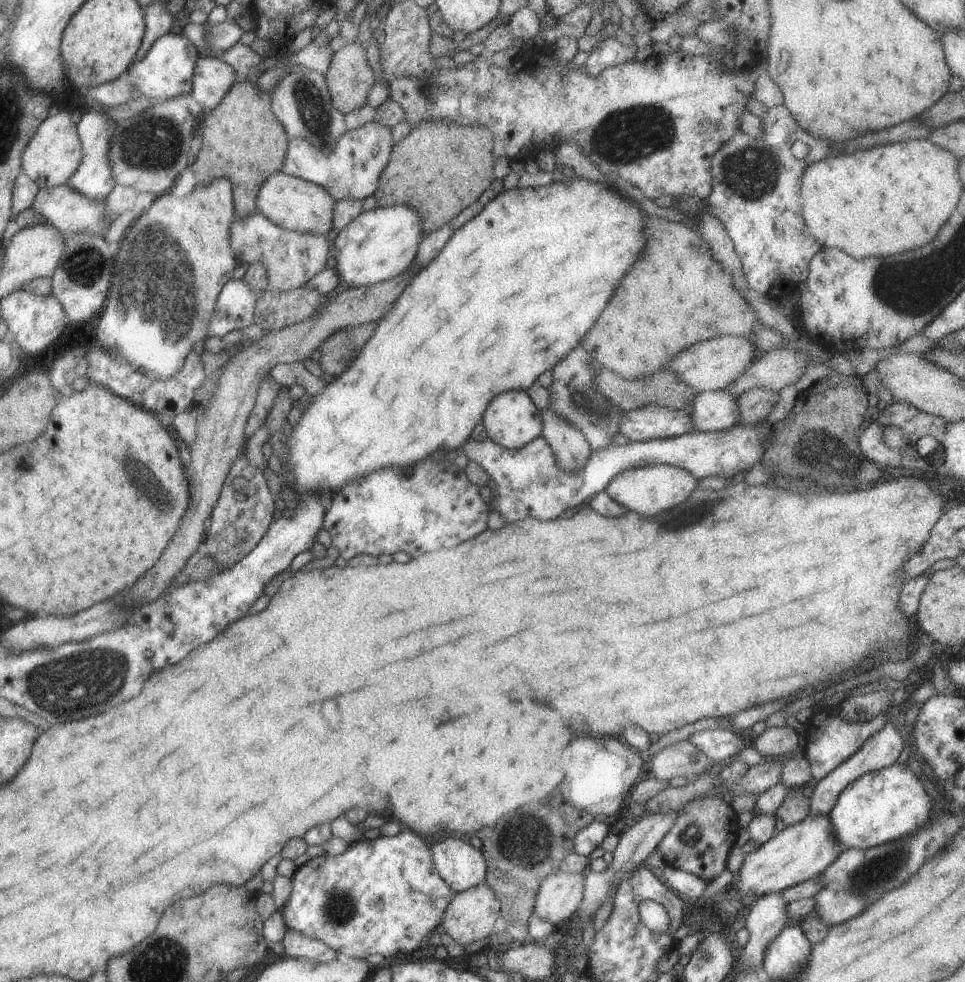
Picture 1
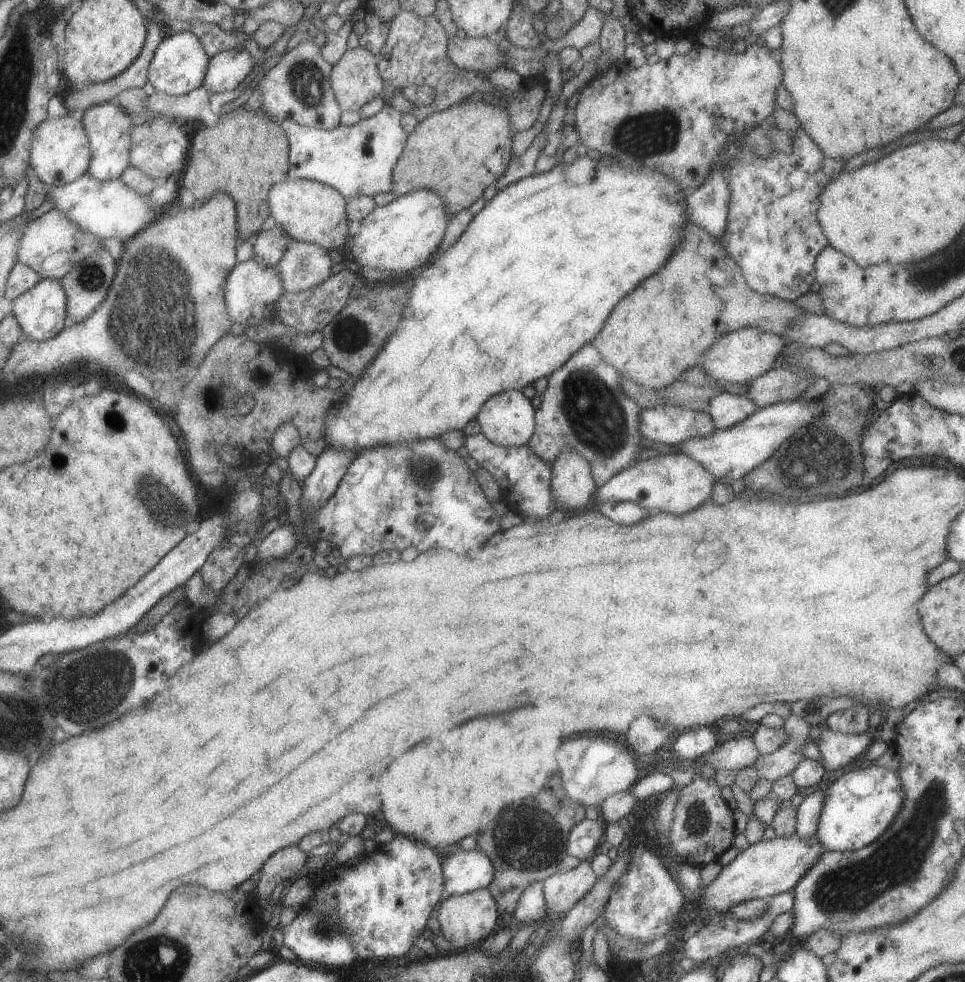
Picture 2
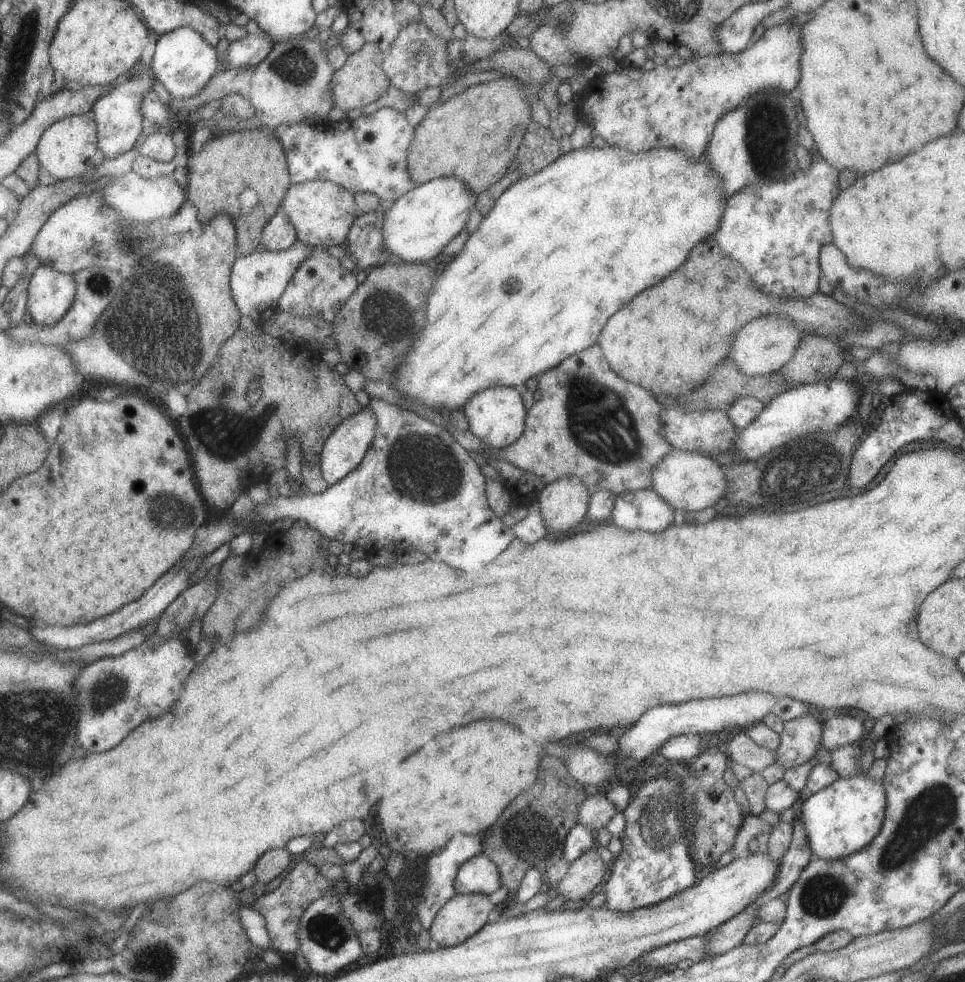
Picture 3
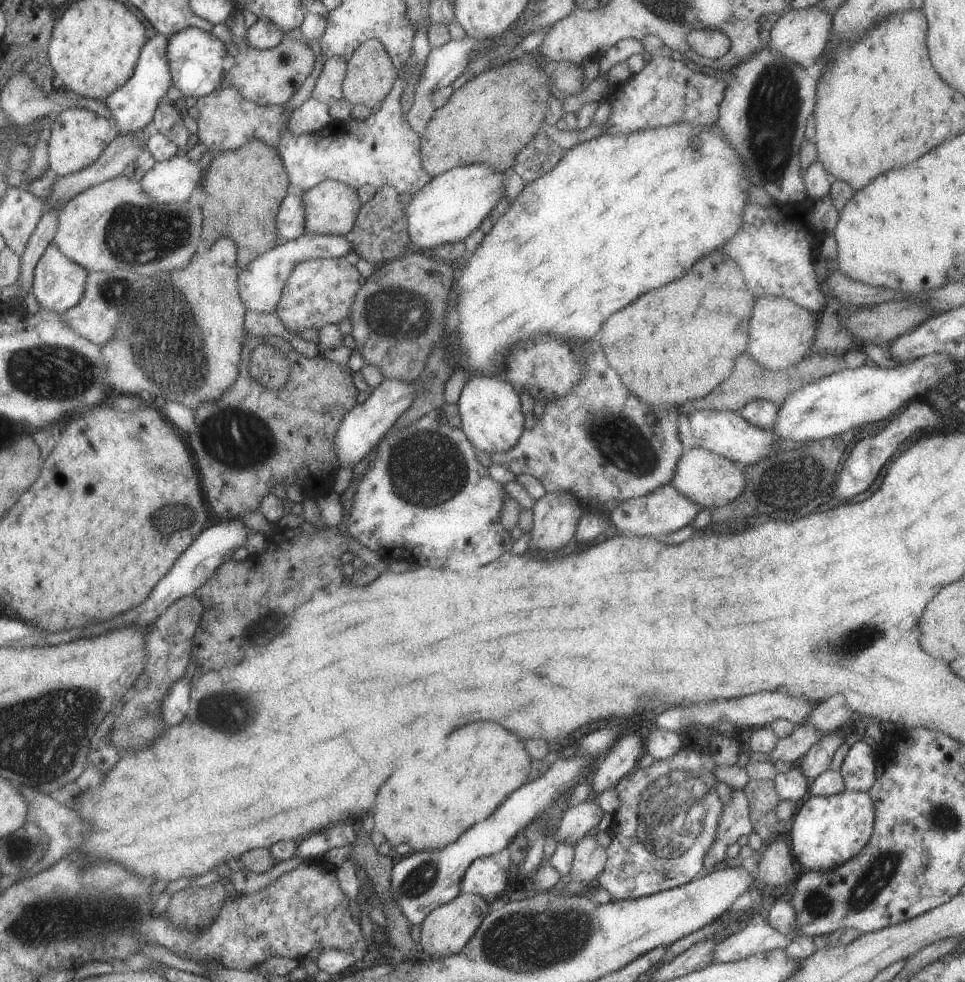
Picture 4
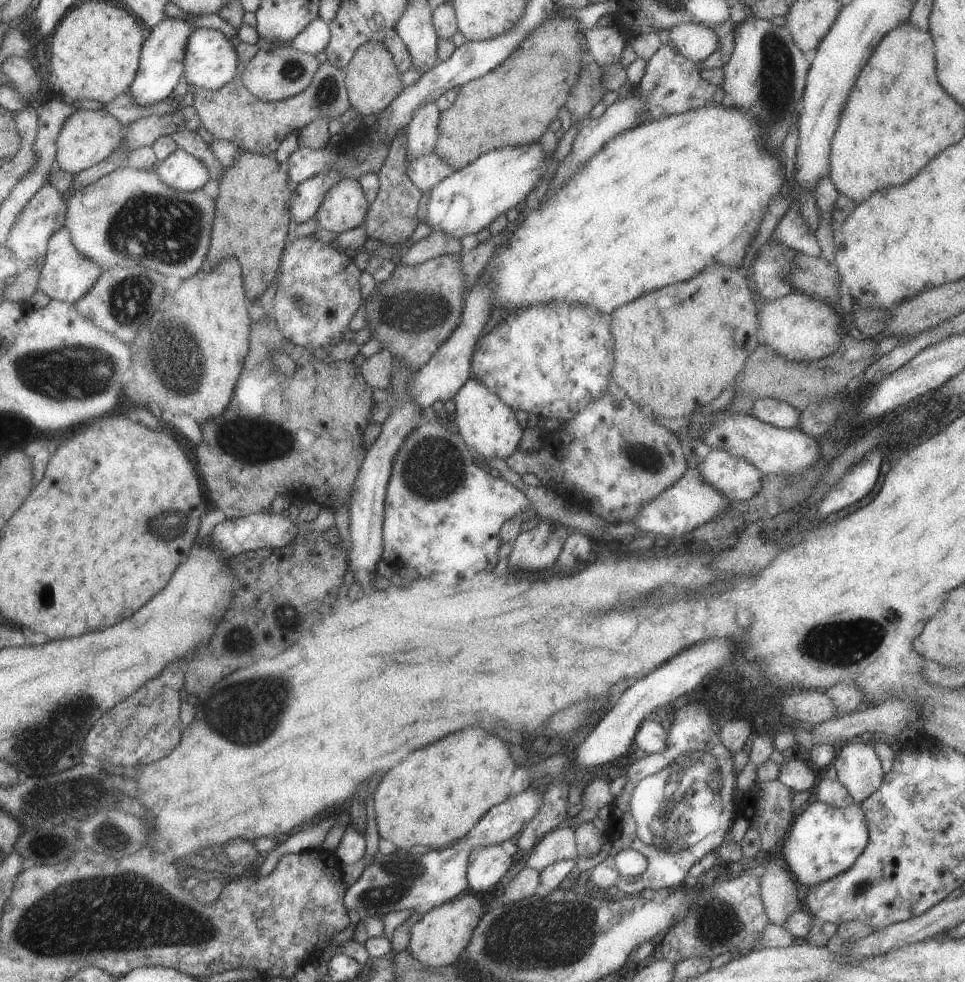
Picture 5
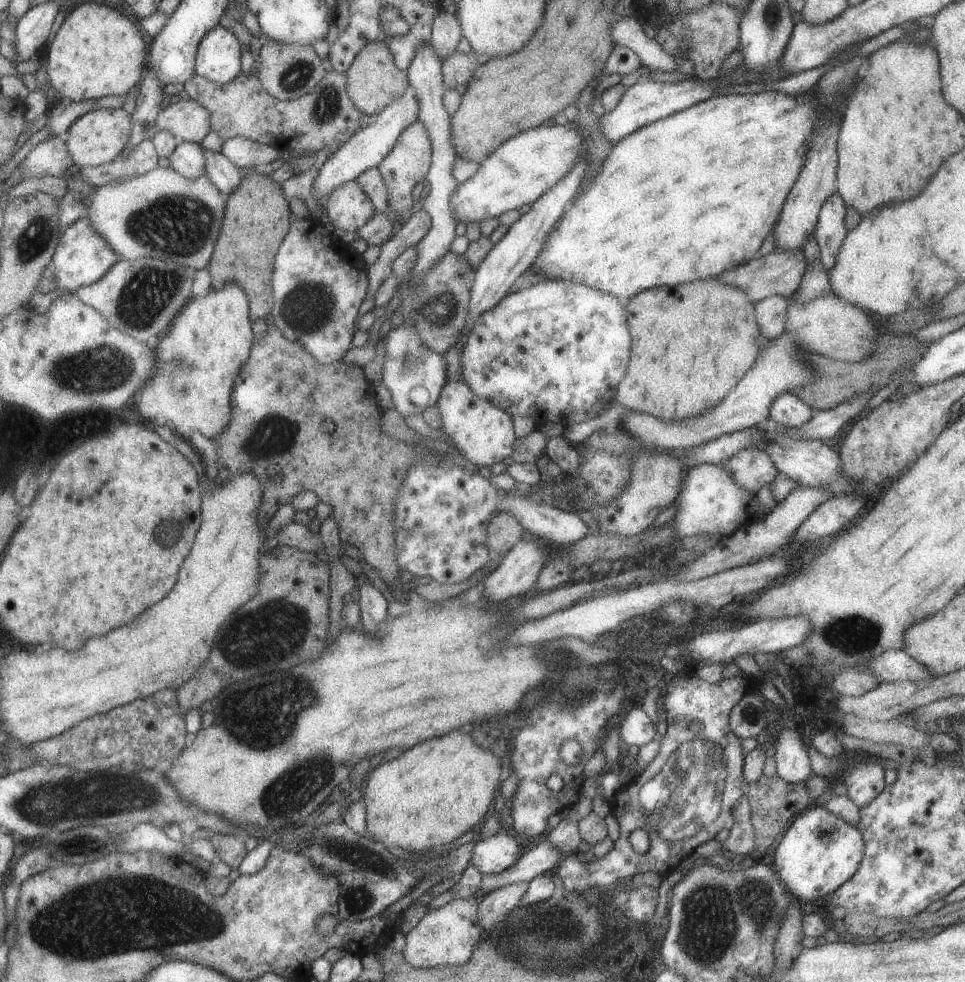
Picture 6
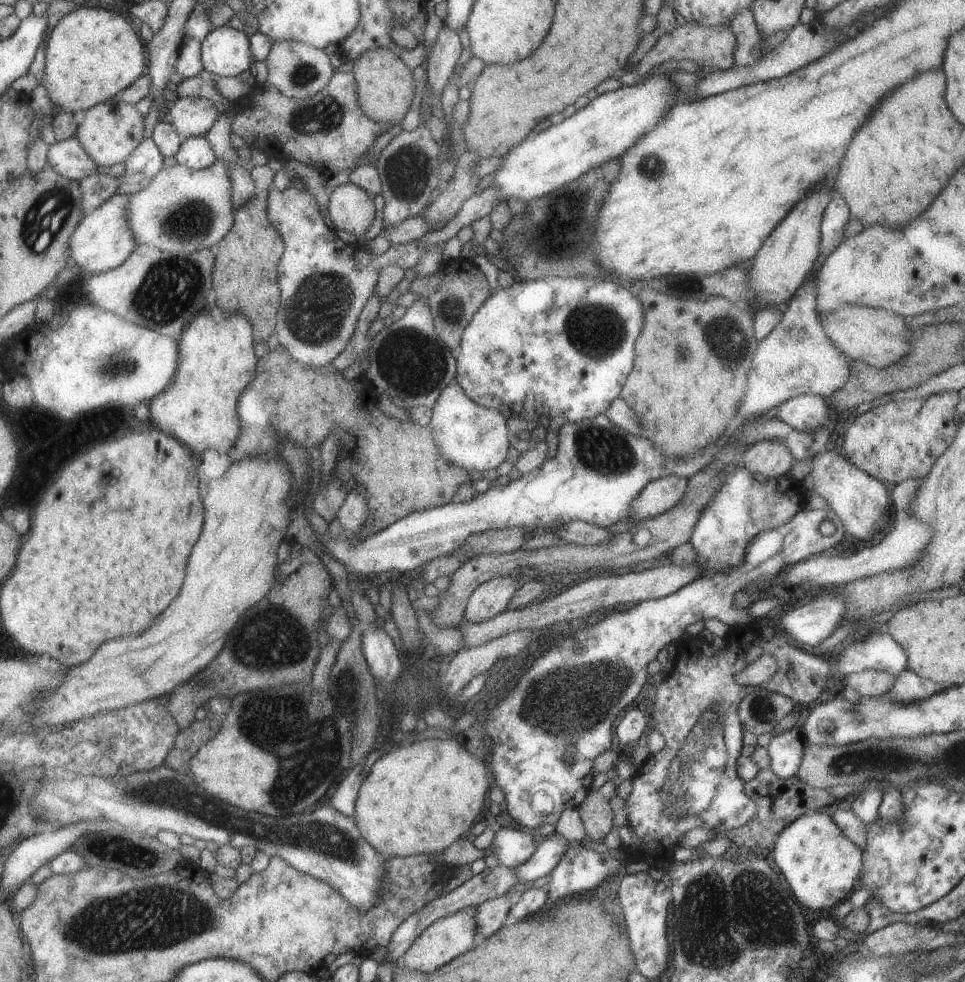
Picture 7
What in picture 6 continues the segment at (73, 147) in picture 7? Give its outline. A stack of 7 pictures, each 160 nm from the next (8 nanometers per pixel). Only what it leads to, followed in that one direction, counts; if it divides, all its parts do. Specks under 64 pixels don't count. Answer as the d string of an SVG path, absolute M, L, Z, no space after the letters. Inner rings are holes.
M50 137L31 146L15 170L16 168L20 170L20 180L29 176L49 176L61 179L65 170L73 165L71 156L67 154L63 137Z

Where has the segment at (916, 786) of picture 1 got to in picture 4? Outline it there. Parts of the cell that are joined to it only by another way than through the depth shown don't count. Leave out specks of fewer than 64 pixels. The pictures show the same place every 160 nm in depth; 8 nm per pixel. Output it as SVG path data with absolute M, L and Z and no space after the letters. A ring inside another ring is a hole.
M843 789L839 794L820 797L810 795L793 816L789 832L791 852L802 871L835 868L854 857L870 839L875 811L868 791Z

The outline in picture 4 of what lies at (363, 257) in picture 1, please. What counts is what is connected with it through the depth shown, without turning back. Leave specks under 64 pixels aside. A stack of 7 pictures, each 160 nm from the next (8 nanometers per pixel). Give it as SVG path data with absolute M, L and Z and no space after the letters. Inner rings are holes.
M470 164L450 168L448 171L434 176L423 188L412 194L409 204L404 205L404 218L410 240L410 250L429 254L430 248L440 244L462 241L475 229L479 229L483 218L490 214L492 208L504 194L504 186L501 183L503 171L496 171L493 167L488 166L493 165Z

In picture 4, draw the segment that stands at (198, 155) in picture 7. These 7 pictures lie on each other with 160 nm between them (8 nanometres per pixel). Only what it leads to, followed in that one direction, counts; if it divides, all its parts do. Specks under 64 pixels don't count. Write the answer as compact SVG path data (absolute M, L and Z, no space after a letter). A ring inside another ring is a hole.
M205 151L203 158L189 160L185 154L175 153L169 160L155 161L140 179L140 185L158 203L180 203L187 201L193 190L201 189L204 173L213 160Z

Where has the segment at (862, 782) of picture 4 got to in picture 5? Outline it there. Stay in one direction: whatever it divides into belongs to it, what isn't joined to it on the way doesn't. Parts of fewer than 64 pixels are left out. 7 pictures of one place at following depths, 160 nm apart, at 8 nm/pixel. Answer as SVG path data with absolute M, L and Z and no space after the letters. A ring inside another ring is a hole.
M871 743L837 746L836 758L831 762L837 781L845 787L855 803L865 800L882 783L884 774Z

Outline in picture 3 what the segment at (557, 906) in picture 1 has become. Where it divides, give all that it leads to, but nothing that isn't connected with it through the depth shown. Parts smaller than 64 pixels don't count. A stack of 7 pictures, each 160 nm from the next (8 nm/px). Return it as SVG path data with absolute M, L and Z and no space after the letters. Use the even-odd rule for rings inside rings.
M593 847L570 863L567 873L555 884L555 888L551 888L551 884L545 887L555 896L563 896L564 901L585 900L603 880L606 868L596 852L596 847Z

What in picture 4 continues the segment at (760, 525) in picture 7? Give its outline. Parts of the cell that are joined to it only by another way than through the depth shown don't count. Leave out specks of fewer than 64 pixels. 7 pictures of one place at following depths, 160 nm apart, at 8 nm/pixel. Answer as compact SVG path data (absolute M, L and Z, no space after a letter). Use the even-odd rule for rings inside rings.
M669 484L653 489L649 494L621 501L607 515L607 518L623 534L659 539L669 532L680 531L684 526L690 524L700 510L701 507L698 504L692 503L692 500L681 495Z

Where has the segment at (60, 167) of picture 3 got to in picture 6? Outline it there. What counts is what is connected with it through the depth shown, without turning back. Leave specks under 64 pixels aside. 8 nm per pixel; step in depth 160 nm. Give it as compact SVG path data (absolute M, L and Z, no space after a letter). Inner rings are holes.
M98 109L87 112L77 118L68 132L63 136L67 154L71 156L73 164L81 167L95 167L112 162L124 152L127 138L131 130L130 115L123 109Z

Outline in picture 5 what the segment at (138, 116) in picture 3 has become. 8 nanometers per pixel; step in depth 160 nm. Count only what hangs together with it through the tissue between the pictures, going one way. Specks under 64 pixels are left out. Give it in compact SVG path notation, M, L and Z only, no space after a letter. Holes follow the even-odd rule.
M165 17L159 24L146 31L140 48L138 69L127 92L137 104L147 105L166 100L175 85L183 81L184 52L188 36L193 29L191 22L185 19Z

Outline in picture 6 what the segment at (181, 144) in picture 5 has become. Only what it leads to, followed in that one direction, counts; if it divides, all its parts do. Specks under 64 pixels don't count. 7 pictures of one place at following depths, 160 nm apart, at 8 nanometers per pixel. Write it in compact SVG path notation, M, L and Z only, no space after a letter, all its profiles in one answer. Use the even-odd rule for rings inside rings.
M205 148L201 150L203 150L204 176L207 176L207 180L224 196L233 192L237 184L253 172L253 168L233 166L221 153L211 152Z

